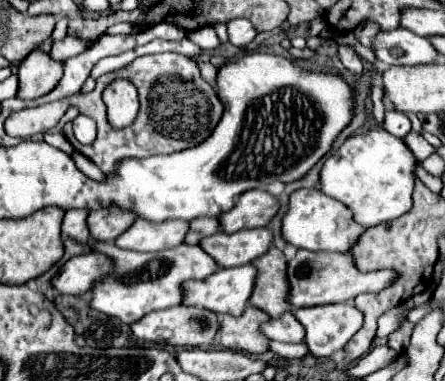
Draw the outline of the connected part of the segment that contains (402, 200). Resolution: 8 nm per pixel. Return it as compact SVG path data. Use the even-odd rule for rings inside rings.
M372 128L366 134L350 136L338 152L334 152L322 166L322 192L344 202L354 210L362 226L372 228L390 222L412 208L412 190L416 182L416 158L402 142L384 128Z

